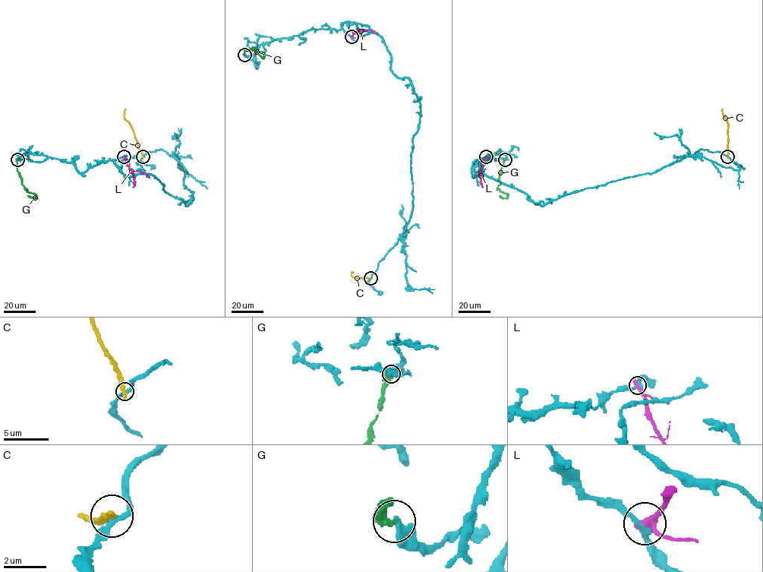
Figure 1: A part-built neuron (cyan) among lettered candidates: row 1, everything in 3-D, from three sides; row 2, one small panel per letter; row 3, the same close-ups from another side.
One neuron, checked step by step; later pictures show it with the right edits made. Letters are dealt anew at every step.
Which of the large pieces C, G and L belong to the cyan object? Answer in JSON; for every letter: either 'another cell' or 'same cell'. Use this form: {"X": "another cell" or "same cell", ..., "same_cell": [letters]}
{"C": "another cell", "G": "another cell", "L": "another cell", "same_cell": []}

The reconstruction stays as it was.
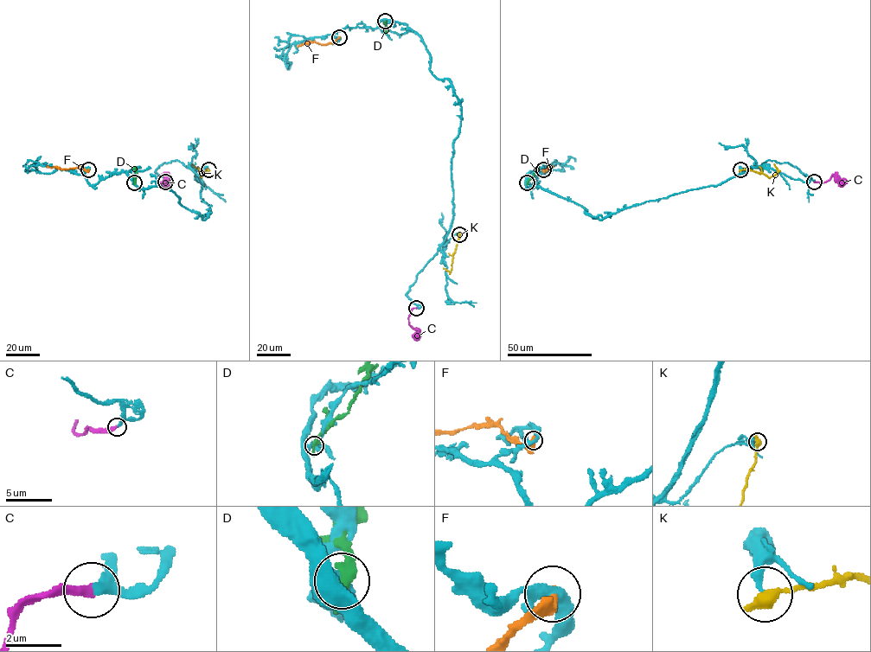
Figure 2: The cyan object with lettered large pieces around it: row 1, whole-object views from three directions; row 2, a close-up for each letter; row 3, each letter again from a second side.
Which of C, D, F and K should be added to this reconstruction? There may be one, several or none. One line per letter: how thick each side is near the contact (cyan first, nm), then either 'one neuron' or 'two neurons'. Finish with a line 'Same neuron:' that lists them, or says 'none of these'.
C: calibres 200 and 320 nm; one neuron
D: calibres 400 and 500 nm; two neurons
F: calibres 360 and 400 nm; two neurons
K: calibres 240 and 480 nm; two neurons
Same neuron: C

